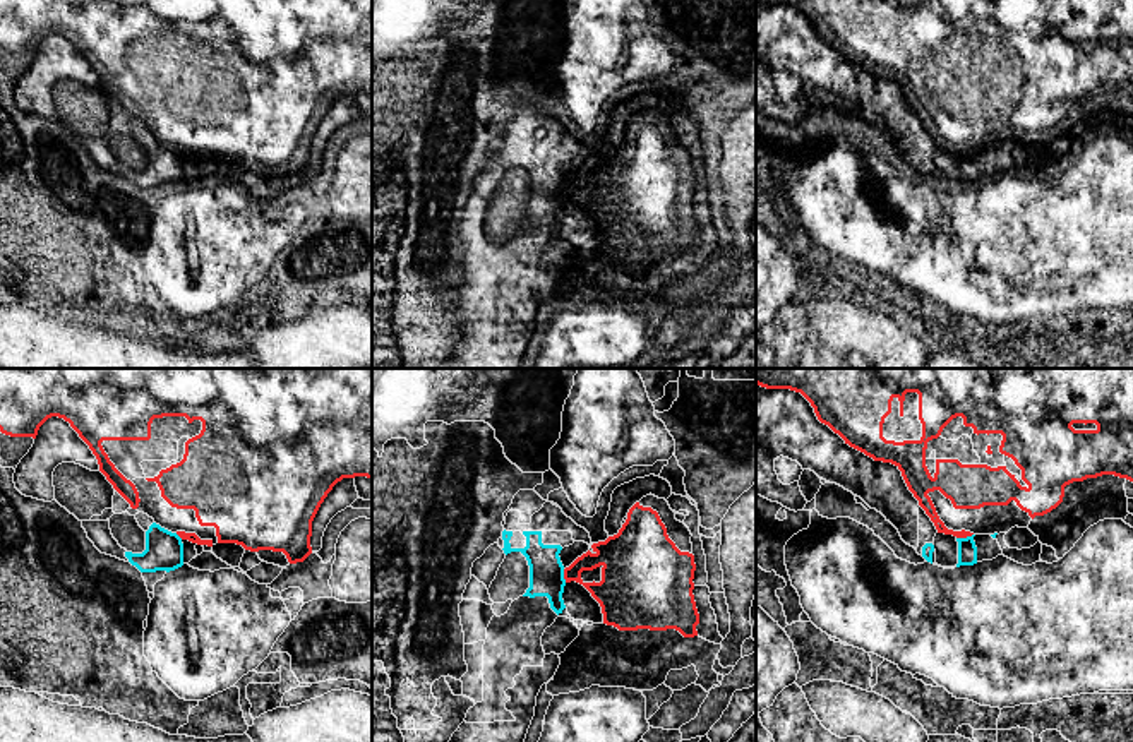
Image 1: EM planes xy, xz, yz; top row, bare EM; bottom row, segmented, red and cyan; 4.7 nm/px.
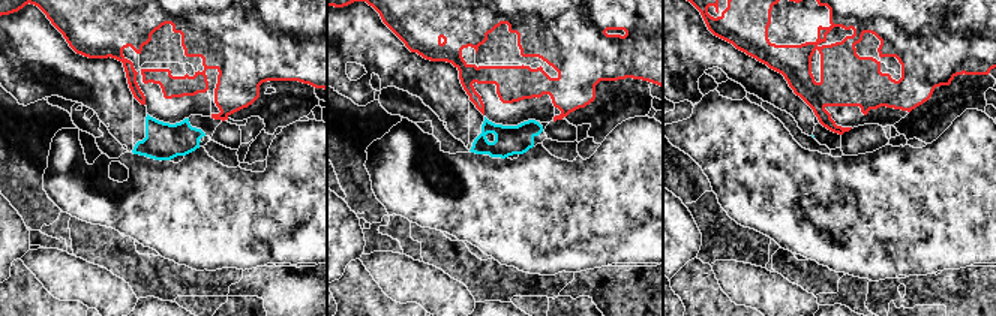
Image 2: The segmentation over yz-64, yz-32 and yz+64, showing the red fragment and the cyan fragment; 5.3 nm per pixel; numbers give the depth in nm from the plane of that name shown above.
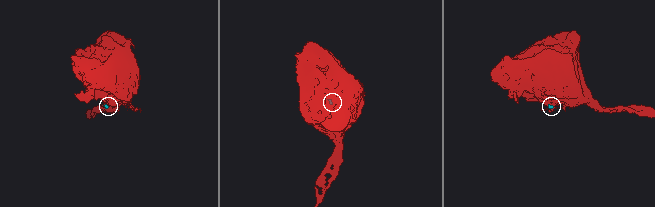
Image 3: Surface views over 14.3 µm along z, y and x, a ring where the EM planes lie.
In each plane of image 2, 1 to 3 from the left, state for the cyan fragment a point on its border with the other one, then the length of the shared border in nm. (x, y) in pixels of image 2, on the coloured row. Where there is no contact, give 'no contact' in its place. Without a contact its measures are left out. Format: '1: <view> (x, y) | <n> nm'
1: no contact
2: no contact
3: no contact

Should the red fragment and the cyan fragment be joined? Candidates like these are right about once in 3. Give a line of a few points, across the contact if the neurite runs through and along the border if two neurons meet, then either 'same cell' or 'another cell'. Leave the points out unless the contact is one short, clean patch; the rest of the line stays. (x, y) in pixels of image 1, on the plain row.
line yz (972, 149), (957, 155); another cell

